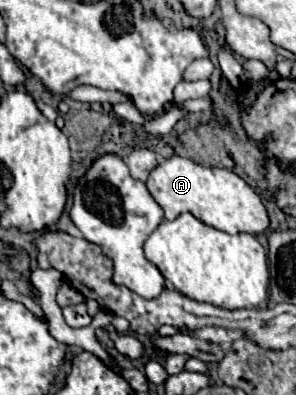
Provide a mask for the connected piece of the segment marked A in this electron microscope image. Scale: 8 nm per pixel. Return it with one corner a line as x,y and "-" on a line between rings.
172,156
150,172
146,182
154,200
162,206
166,220
190,212
204,224
228,234
264,234
270,228
270,218
262,198
238,174
222,168
206,168
188,158

